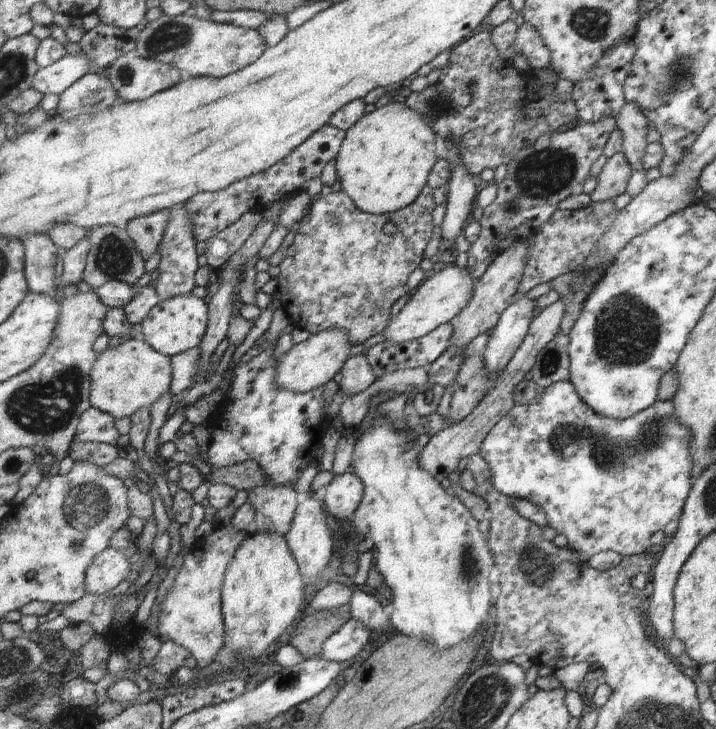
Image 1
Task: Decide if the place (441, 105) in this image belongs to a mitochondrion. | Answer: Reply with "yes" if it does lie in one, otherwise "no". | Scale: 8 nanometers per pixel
yes

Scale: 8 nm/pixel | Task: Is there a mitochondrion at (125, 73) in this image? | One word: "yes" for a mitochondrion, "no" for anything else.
yes

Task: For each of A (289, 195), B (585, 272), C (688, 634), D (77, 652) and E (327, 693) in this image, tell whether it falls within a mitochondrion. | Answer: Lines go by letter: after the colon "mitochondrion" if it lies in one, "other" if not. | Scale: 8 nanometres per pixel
A: other
B: other
C: other
D: other
E: other

